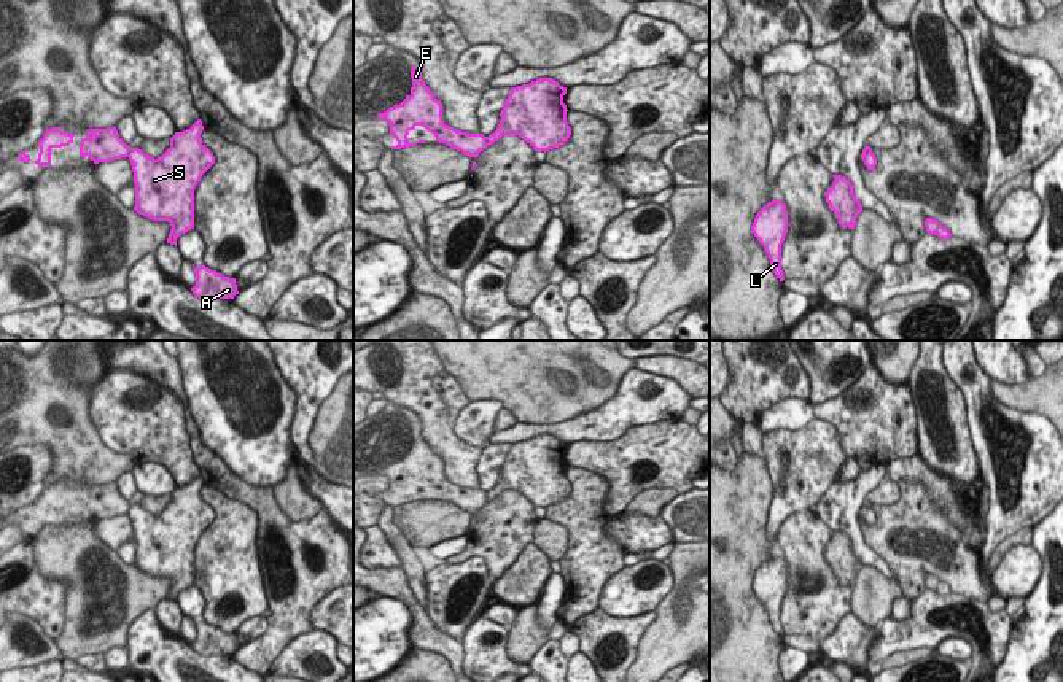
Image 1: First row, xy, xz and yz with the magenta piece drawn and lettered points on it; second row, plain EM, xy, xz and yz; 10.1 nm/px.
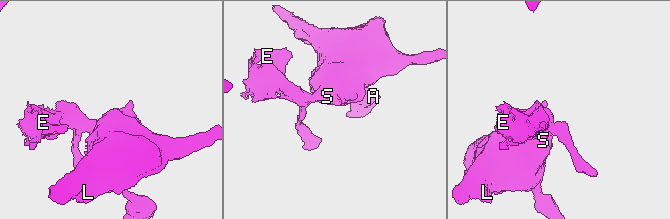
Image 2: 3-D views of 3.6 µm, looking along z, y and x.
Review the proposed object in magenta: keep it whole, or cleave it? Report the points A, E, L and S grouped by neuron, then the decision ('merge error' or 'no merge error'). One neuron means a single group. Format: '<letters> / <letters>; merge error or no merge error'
A L S / E; merge error

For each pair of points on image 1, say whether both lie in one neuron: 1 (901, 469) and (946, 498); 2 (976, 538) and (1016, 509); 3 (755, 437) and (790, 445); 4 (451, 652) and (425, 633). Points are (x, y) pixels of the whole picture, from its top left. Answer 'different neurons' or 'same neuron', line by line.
1: same neuron
2: different neurons
3: different neurons
4: same neuron

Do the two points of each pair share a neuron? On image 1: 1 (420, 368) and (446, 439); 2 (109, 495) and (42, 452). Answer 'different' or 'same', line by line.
1: same
2: different

